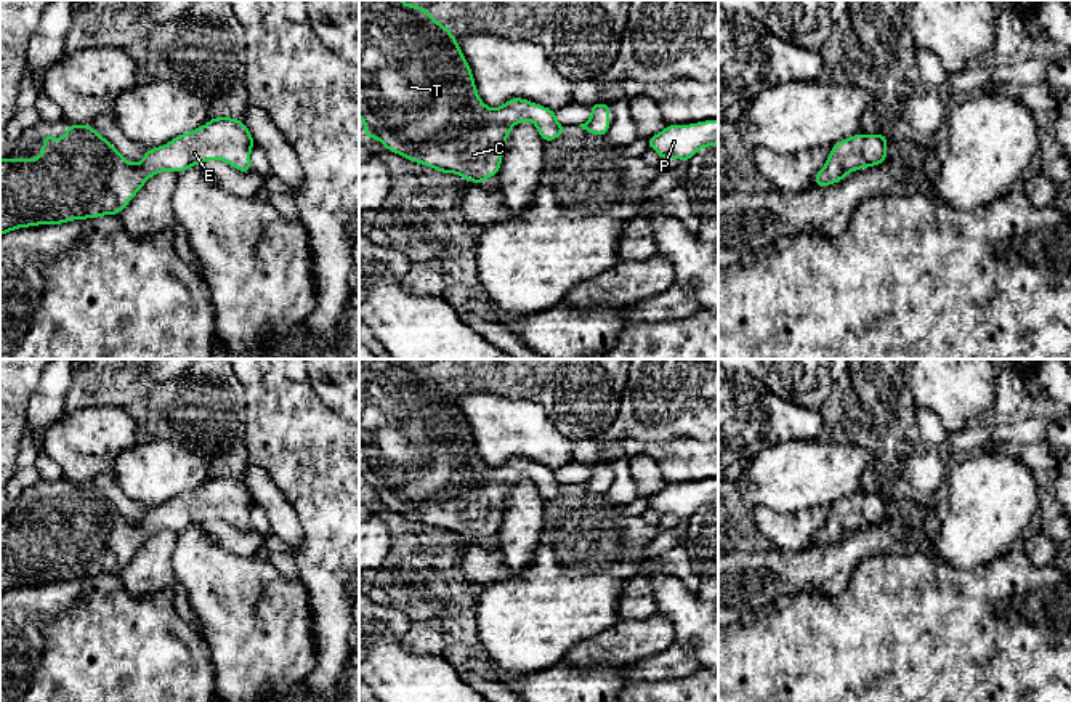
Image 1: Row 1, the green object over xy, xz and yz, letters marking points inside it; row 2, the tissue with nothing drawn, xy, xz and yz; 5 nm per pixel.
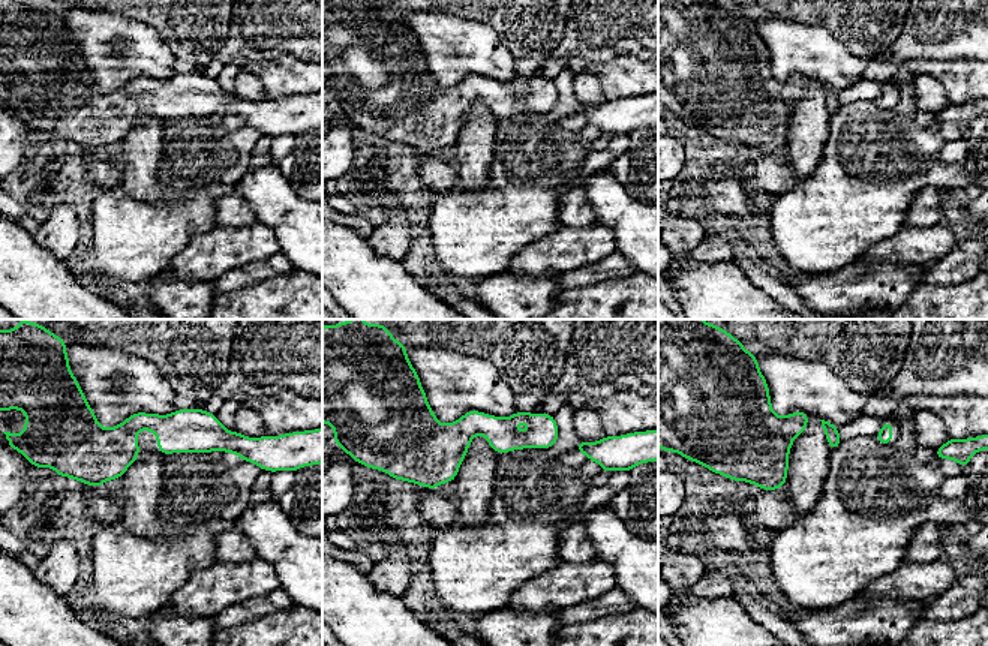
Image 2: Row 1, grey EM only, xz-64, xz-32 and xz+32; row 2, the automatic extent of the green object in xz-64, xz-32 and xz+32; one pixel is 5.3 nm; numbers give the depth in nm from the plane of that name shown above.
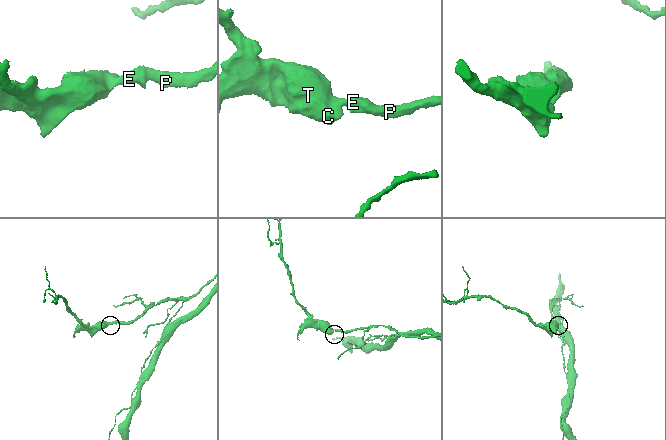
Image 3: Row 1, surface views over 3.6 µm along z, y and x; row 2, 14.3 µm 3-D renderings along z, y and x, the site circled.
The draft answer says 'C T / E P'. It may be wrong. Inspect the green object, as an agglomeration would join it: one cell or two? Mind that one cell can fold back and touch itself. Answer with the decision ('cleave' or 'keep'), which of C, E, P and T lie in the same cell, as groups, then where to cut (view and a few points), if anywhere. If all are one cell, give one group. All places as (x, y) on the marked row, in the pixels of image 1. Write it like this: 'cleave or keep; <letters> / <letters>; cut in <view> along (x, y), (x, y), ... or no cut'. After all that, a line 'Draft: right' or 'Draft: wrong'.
keep; C E P T; no cut
Draft: wrong

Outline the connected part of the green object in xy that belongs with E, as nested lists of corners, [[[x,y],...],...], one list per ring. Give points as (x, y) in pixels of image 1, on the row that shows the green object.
[[[213,117],[160,147],[146,149],[138,163],[127,162],[90,123],[69,123],[64,136],[58,139],[46,133],[42,146],[37,159],[0,159],[0,236],[18,228],[119,215],[151,176],[165,170],[183,173],[191,165],[223,160],[242,173],[250,173],[250,151],[257,144],[245,122]]]

